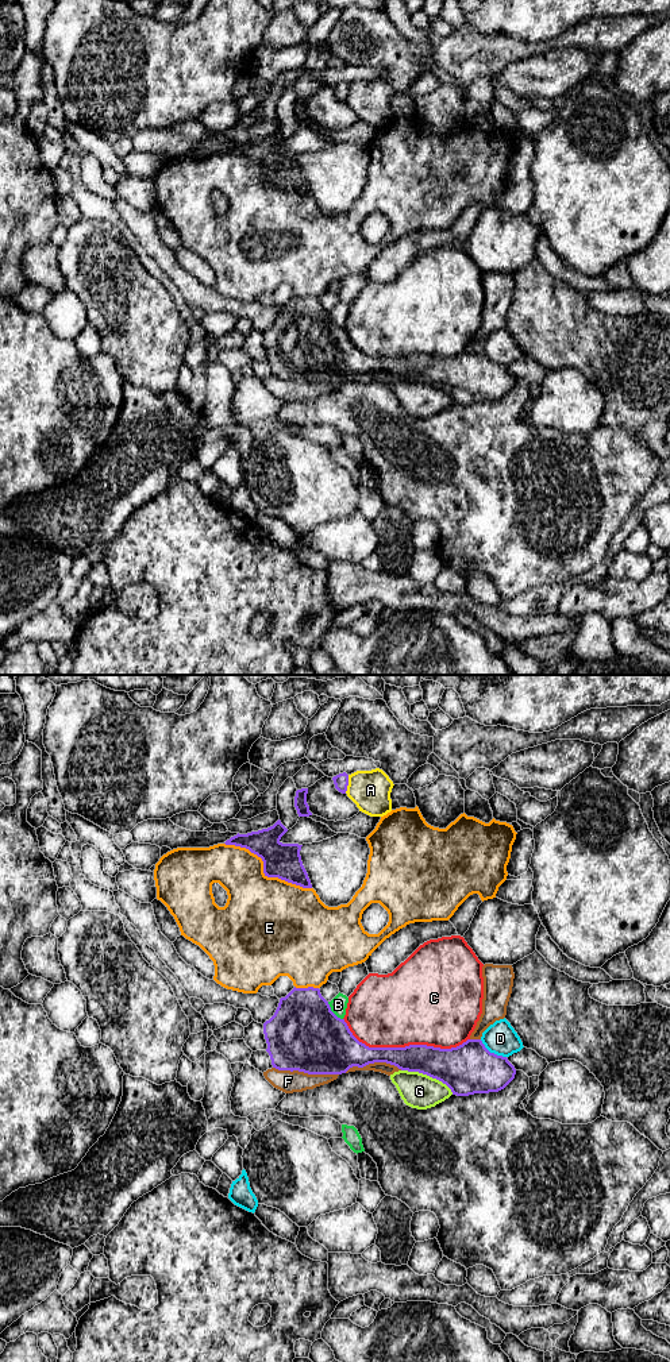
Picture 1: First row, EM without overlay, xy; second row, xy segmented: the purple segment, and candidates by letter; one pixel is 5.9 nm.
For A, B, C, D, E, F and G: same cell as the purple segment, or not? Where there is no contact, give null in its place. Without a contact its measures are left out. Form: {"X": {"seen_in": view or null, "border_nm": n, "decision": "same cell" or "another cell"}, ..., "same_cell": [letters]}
{"A": {"seen_in": "xy", "border_nm": 110, "decision": "another cell"}, "B": {"seen_in": "xy", "border_nm": 140, "decision": "another cell"}, "C": {"seen_in": "xy", "border_nm": 750, "decision": "another cell"}, "D": {"seen_in": "xy", "border_nm": 190, "decision": "another cell"}, "E": {"seen_in": "xy", "border_nm": 600, "decision": "another cell"}, "F": {"seen_in": "xy", "border_nm": 400, "decision": "another cell"}, "G": {"seen_in": "xy", "border_nm": 340, "decision": "another cell"}, "same_cell": []}

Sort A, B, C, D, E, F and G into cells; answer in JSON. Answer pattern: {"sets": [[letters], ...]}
{"sets": [["A"], ["B"], ["C"], ["D"], ["E"], ["F"], ["G"]]}

